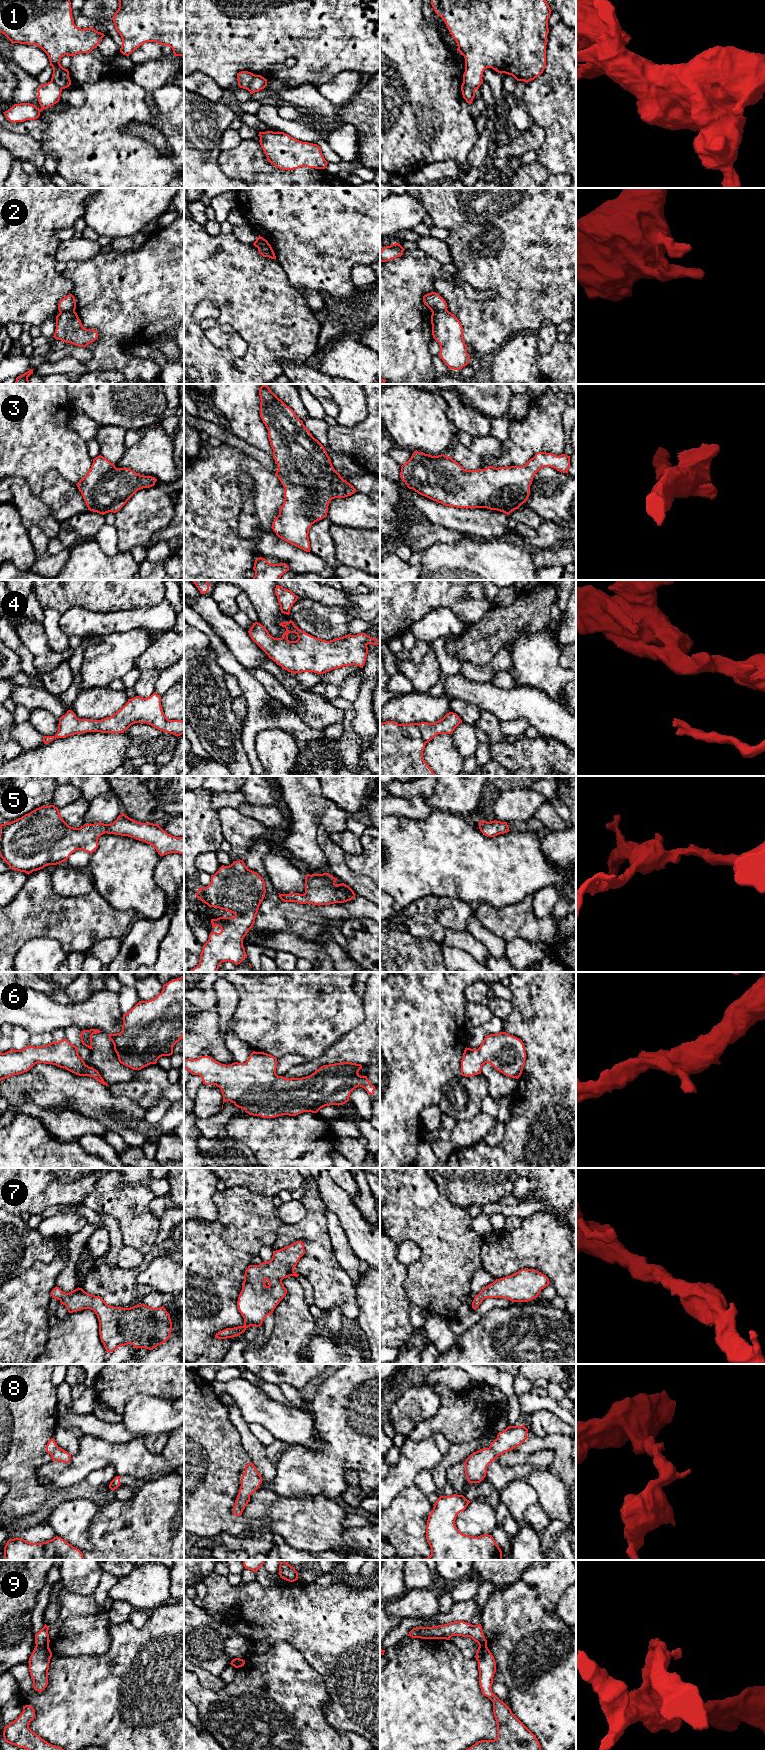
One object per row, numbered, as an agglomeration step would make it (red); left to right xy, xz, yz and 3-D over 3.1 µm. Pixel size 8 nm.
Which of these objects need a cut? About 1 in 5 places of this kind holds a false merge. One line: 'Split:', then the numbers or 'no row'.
Split: 1, 2, 9

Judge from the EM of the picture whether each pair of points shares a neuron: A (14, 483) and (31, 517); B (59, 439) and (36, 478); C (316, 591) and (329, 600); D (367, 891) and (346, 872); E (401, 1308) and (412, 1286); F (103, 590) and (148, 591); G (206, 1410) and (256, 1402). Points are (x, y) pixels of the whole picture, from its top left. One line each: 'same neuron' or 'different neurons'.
A: same neuron
B: same neuron
C: same neuron
D: same neuron
E: different neurons
F: same neuron
G: different neurons

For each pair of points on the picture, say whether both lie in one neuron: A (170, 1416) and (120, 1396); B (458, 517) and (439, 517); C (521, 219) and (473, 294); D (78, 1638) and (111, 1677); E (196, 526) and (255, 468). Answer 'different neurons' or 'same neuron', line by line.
A: different neurons
B: same neuron
C: different neurons
D: different neurons
E: same neuron

